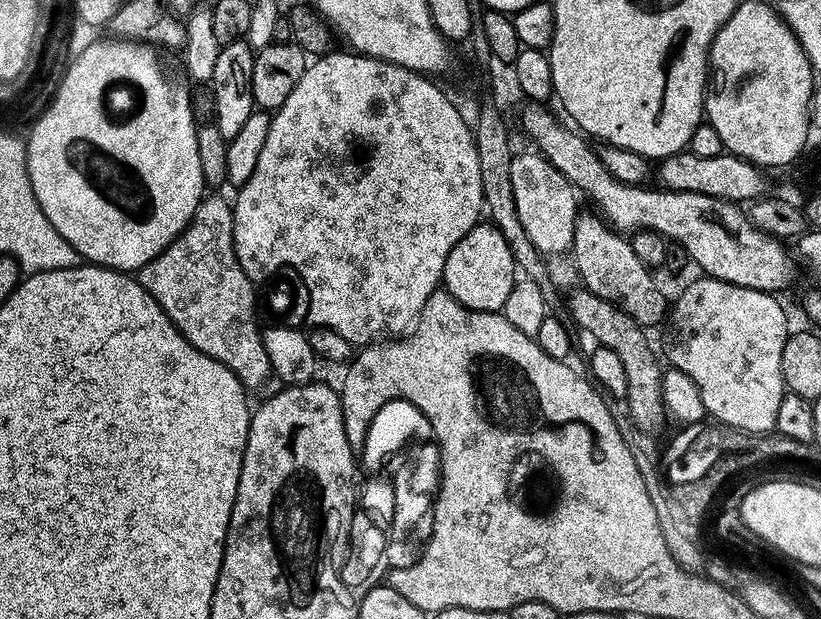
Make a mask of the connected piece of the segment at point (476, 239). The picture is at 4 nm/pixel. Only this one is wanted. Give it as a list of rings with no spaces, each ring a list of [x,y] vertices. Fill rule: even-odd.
[[[481,222],[472,227],[470,234],[466,234],[462,238],[462,242],[458,242],[458,246],[454,246],[454,250],[450,250],[450,258],[446,258],[442,284],[457,302],[470,310],[500,312],[506,306],[506,298],[509,297],[510,290],[514,289],[517,279],[516,256],[512,253],[507,238],[494,225]]]

